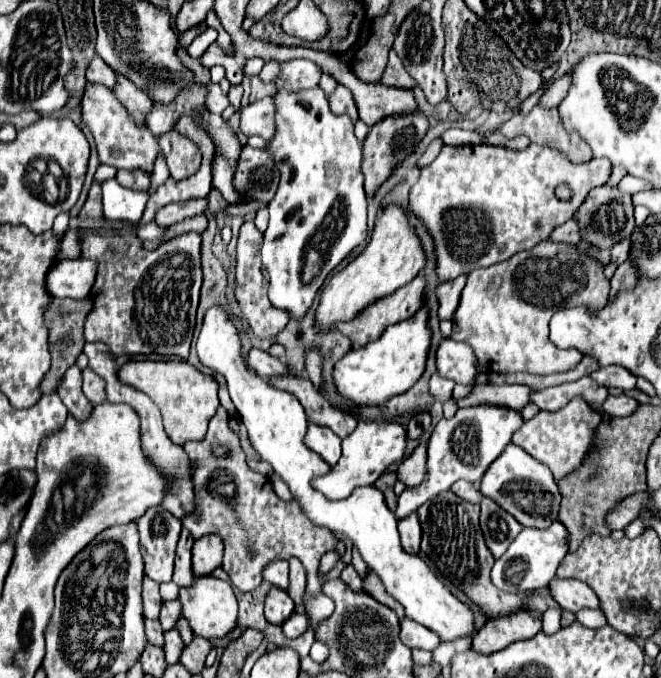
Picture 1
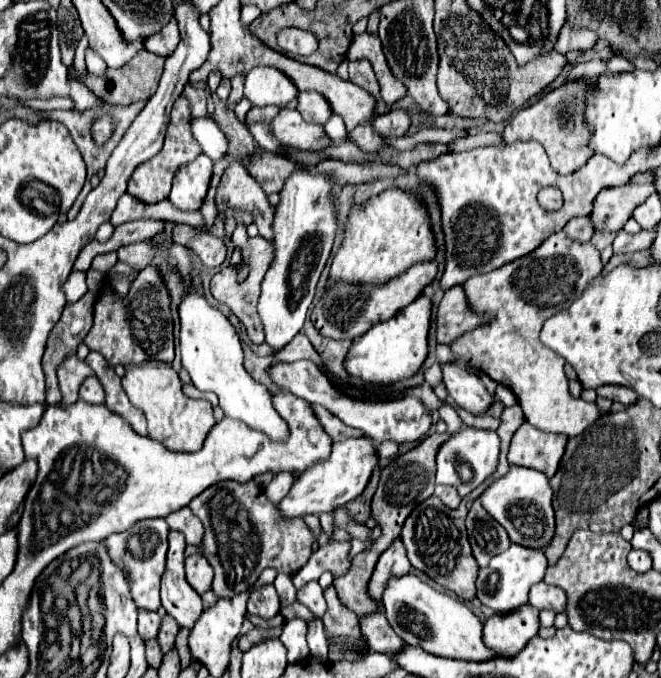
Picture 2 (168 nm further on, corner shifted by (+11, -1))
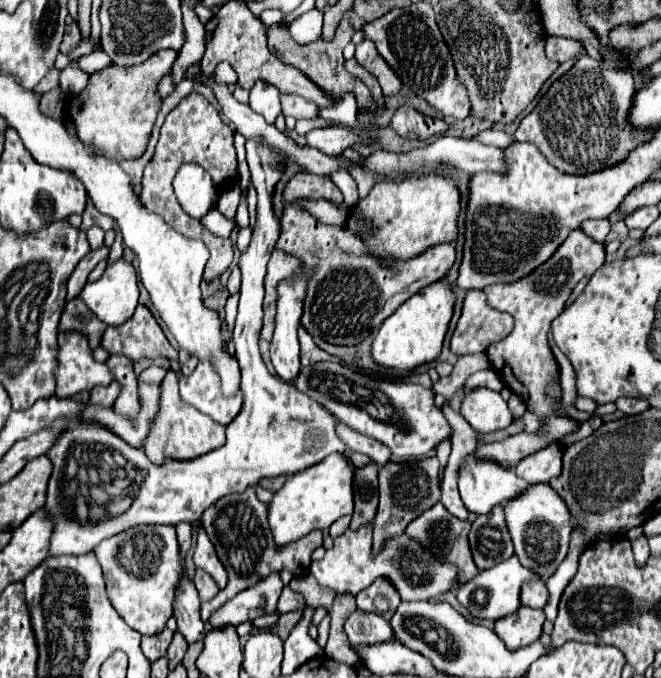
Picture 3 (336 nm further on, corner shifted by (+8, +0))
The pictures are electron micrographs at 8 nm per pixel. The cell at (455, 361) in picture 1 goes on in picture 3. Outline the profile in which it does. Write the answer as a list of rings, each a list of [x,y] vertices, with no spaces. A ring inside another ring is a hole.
[[[487,387],[465,389],[461,401],[461,415],[479,433],[503,429],[513,421],[505,399],[497,391],[491,391]]]

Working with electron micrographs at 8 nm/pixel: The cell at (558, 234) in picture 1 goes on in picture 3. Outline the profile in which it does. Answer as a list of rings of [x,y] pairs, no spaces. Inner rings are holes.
[[[591,219],[591,221],[587,221],[587,223],[581,223],[581,231],[587,233],[591,239],[595,239],[595,241],[599,241],[599,243],[605,241],[609,229],[611,229],[609,219]]]

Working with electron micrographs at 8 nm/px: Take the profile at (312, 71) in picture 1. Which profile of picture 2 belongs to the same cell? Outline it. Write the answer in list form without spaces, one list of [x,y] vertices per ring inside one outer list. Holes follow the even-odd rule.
[[[252,68],[246,74],[244,98],[250,100],[252,106],[286,106],[296,98],[296,86],[276,68]]]

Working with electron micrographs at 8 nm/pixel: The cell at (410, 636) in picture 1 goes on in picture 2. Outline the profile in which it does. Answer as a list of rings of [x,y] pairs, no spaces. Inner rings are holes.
[[[372,612],[372,614],[360,616],[358,622],[360,622],[362,640],[368,644],[368,648],[372,652],[394,654],[404,646],[400,636],[396,636],[396,632],[392,632],[392,626],[388,624],[388,620],[382,612]]]

